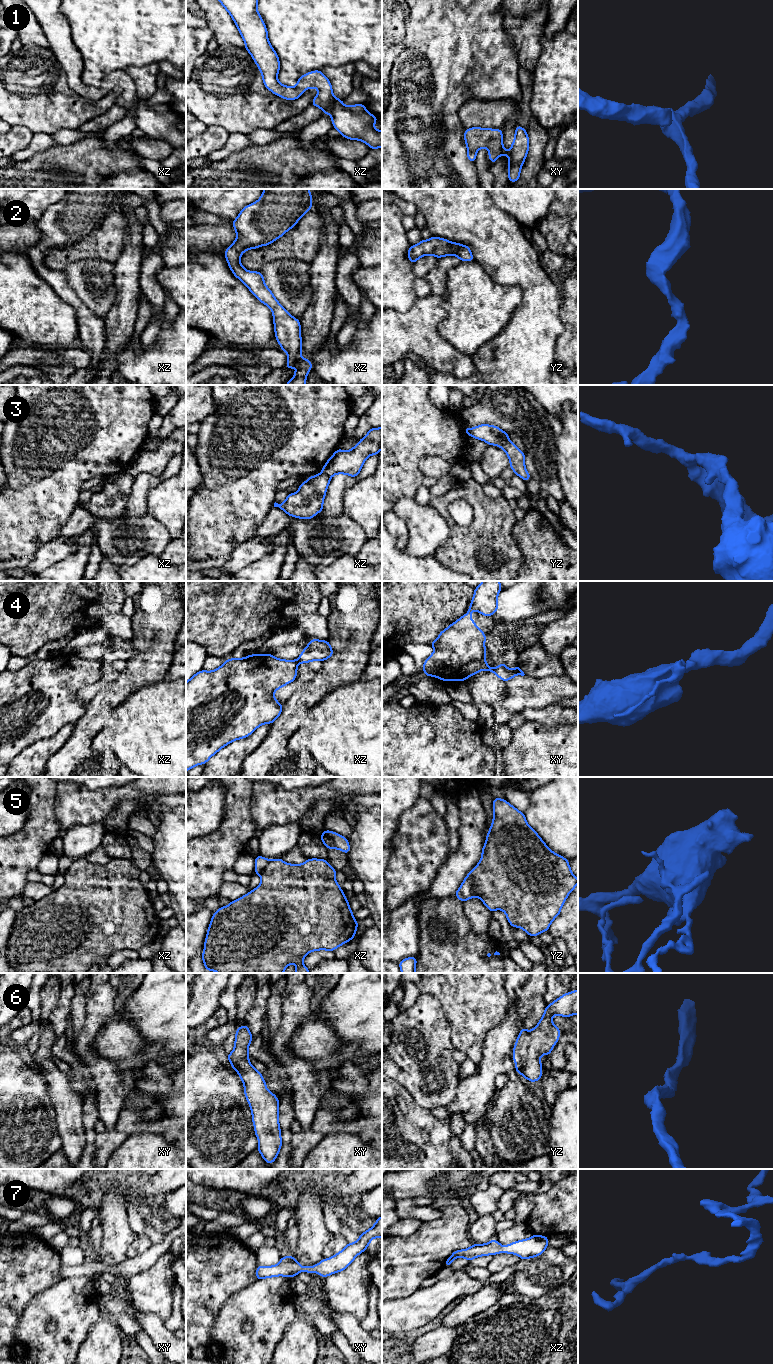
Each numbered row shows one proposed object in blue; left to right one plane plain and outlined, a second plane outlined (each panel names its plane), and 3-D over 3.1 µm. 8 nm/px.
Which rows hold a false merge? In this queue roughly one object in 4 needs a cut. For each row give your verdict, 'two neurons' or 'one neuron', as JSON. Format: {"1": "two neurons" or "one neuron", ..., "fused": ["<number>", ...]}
{"1": "one neuron", "2": "one neuron", "3": "two neurons", "4": "two neurons", "5": "two neurons", "6": "one neuron", "7": "one neuron", "fused": ["3", "4", "5"]}

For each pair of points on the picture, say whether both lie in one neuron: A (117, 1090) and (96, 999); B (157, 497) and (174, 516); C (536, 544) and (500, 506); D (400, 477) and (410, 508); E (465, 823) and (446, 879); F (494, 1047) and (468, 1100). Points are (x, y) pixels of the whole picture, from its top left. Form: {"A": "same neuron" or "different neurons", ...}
{"A": "same neuron", "B": "same neuron", "C": "different neurons", "D": "different neurons", "E": "same neuron", "F": "same neuron"}

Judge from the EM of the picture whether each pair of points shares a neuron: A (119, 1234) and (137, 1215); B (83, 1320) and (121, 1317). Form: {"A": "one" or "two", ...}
{"A": "two", "B": "two"}

